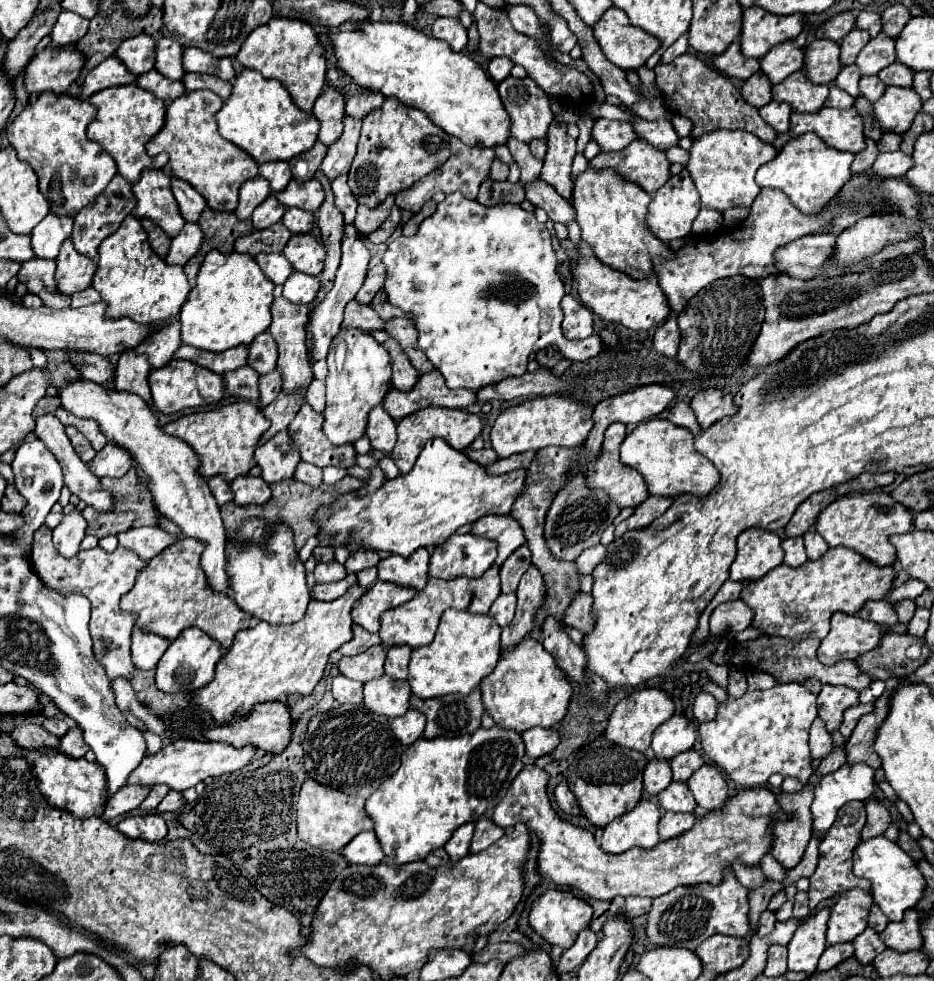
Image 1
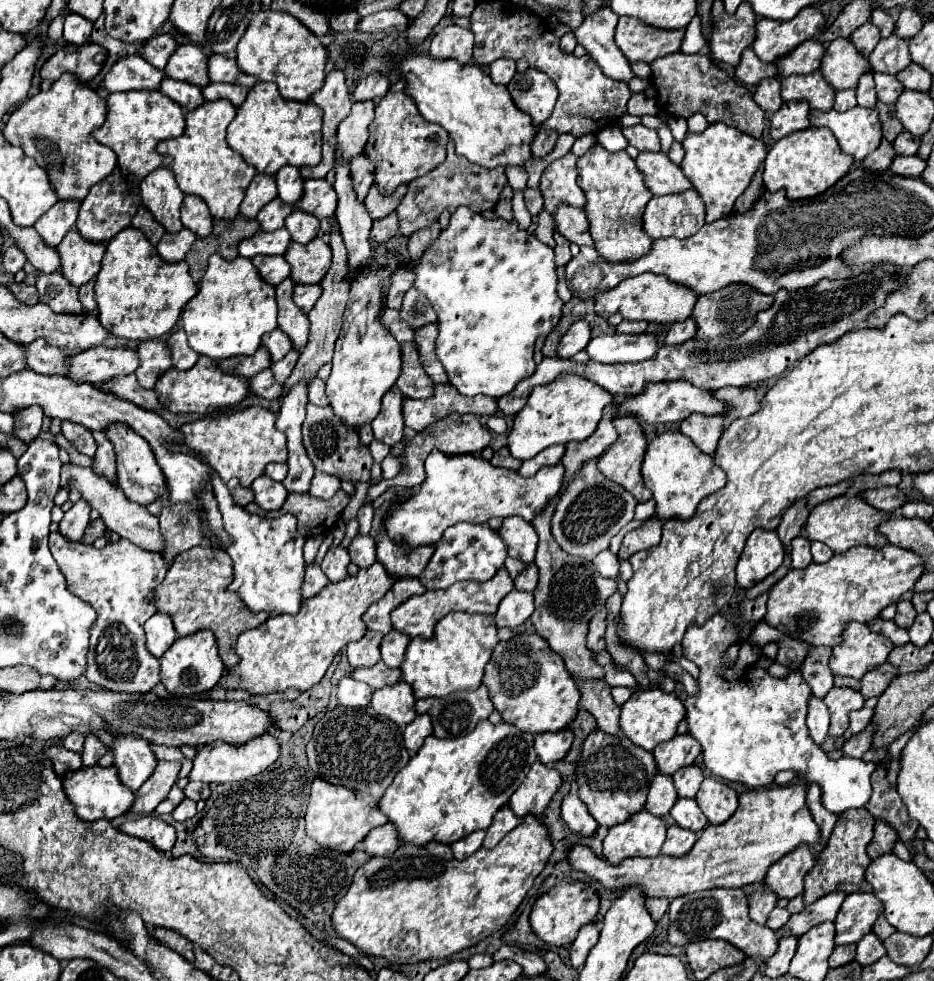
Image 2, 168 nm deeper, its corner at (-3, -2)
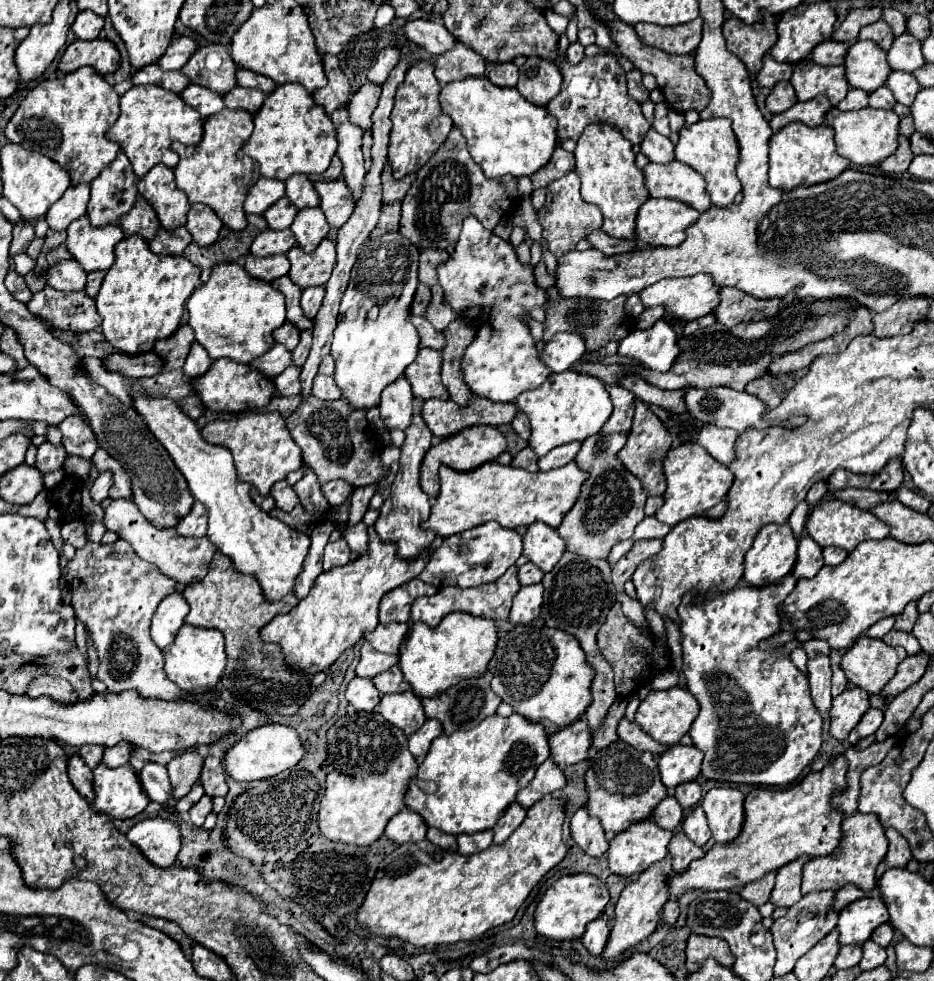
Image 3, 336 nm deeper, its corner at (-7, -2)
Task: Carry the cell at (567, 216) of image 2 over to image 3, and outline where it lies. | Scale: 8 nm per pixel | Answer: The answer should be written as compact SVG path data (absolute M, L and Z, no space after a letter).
M596 230L588 236L588 242L602 250L604 254L620 254L620 252L632 252L632 248L638 248L636 240L622 240L622 238L612 238L608 234L604 234L602 230Z

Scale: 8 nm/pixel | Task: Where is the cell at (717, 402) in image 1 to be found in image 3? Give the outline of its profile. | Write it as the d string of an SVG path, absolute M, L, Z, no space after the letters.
M764 374L764 376L756 378L756 380L752 380L752 382L746 386L746 392L758 396L770 410L776 408L776 406L784 400L784 396L786 396L784 384L782 384L778 378L770 376L770 374Z

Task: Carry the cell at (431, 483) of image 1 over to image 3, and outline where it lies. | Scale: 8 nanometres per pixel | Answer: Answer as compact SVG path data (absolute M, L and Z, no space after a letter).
M498 462L484 464L472 472L456 472L448 466L440 468L442 492L432 506L430 518L422 528L430 528L436 534L448 538L468 528L476 528L484 522L498 522L502 528L528 526L532 522L544 522L552 528L558 528L564 516L570 512L572 504L580 496L580 486L588 478L588 472L580 470L576 462L566 464L558 470L548 472L526 472L522 468L502 466Z

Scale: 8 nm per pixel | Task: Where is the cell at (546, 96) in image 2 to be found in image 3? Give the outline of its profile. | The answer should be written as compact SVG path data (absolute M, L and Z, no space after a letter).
M528 56L518 70L520 80L516 88L528 102L536 106L546 106L560 92L562 74L554 62Z

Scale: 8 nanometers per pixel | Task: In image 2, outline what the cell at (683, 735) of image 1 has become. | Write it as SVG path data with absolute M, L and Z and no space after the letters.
M676 734L672 740L666 740L666 742L662 742L662 744L658 744L654 748L654 760L658 764L658 770L662 774L668 774L668 776L672 776L678 768L694 764L694 760L696 760L698 754L700 754L700 744L690 734Z

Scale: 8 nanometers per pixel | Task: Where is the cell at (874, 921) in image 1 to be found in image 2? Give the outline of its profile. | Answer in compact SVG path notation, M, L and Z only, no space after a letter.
M878 916L878 920L874 922L874 934L880 940L886 940L890 934L894 934L894 928L888 924L888 920L884 916Z

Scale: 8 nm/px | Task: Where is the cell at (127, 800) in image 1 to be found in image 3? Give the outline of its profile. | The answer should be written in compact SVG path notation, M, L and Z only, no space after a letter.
M198 750L182 752L168 762L168 776L174 788L176 800L186 796L190 788L198 782L202 766L204 766L204 758L202 754L198 754Z

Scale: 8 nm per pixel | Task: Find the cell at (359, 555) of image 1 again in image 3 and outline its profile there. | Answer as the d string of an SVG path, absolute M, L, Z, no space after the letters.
M358 522L356 526L346 526L342 536L344 536L348 546L356 554L364 554L366 552L366 548L368 548L368 532L366 532L366 524L364 522Z

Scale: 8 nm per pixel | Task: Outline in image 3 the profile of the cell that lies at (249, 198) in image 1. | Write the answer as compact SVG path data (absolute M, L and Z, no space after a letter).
M260 178L252 186L252 190L250 190L250 194L248 194L246 202L244 202L244 212L246 214L264 214L284 194L286 194L284 182L270 180L270 178Z

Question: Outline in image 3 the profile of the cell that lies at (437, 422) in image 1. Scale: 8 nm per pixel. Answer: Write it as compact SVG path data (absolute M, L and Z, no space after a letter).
M472 426L472 428L466 428L446 440L442 440L440 444L432 446L426 456L424 456L424 464L422 464L422 478L420 478L420 484L422 484L422 490L428 494L428 496L438 496L440 494L440 484L436 482L436 476L438 476L438 468L444 464L456 472L470 472L472 468L480 468L482 464L486 462L492 462L496 460L502 452L506 452L506 438L504 434L494 428L494 426Z

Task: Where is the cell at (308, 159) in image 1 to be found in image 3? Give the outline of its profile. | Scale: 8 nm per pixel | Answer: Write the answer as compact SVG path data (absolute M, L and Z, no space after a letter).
M334 156L330 168L328 168L324 174L320 174L320 176L310 176L310 180L312 180L312 182L318 182L318 180L330 182L330 180L338 180L340 176L342 176L342 164L340 164L340 158Z

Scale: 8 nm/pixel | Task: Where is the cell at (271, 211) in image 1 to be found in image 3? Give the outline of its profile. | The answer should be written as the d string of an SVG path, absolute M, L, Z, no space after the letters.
M284 196L280 198L274 206L270 206L266 212L264 212L264 218L268 222L268 226L272 230L284 230L284 228L290 228L290 224L294 222L294 216L298 214L298 210L294 208L294 204L290 204L290 200Z

